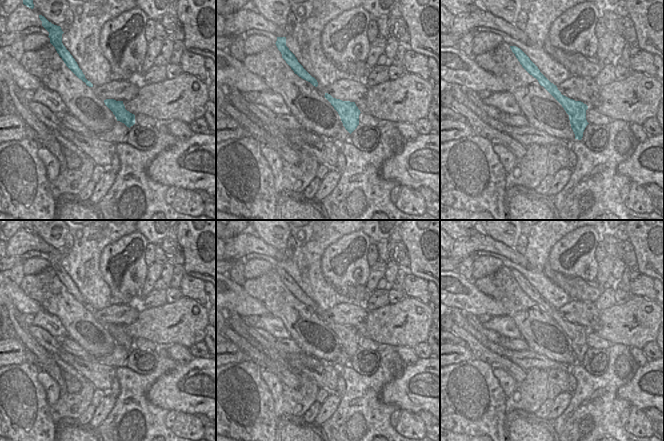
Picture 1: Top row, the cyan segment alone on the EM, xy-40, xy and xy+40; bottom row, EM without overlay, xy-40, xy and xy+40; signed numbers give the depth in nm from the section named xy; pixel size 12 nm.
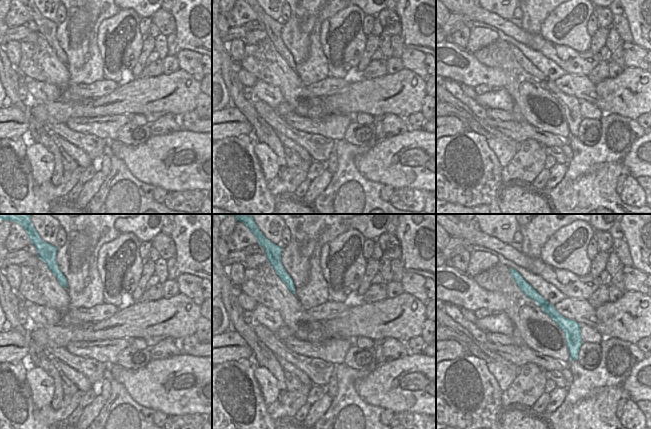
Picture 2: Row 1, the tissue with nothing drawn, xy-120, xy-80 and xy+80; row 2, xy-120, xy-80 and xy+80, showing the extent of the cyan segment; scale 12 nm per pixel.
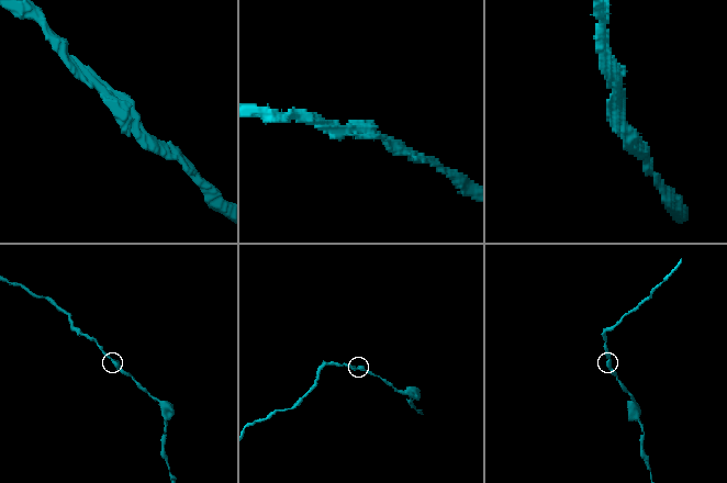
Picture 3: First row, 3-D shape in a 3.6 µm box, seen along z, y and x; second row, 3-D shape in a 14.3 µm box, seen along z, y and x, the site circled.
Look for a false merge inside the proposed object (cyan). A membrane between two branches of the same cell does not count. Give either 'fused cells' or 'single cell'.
single cell

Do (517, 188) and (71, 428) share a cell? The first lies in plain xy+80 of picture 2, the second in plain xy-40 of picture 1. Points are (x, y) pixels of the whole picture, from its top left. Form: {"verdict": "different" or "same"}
{"verdict": "same"}

